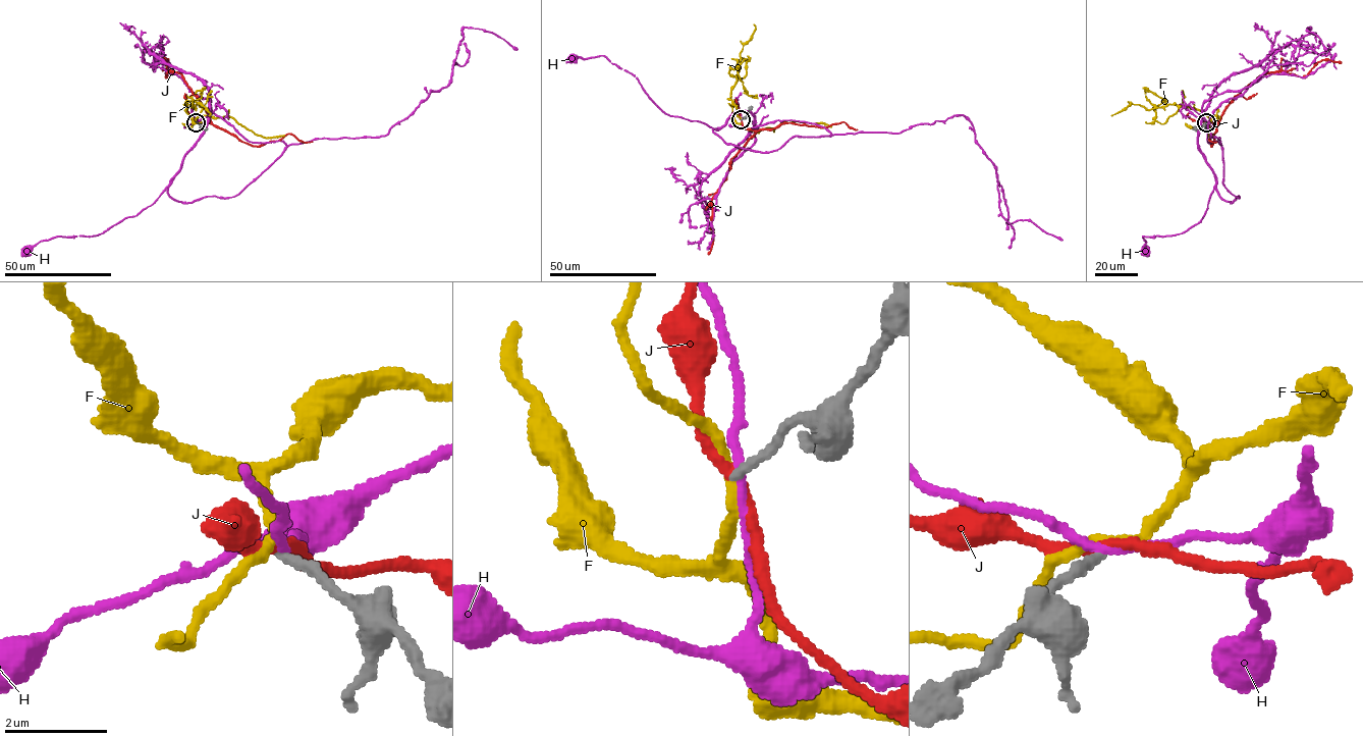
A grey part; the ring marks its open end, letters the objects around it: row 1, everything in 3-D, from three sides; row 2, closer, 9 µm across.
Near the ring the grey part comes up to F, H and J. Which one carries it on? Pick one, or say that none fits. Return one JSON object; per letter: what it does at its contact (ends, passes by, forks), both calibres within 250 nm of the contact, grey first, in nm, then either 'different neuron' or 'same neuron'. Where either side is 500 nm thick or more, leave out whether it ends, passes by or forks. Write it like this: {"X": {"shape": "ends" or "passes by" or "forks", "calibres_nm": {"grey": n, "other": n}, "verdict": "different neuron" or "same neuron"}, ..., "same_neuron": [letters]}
{"F": {"shape": "passes by", "calibres_nm": {"grey": 160, "other": 200}, "verdict": "same neuron"}, "H": {"shape": "passes by", "calibres_nm": {"grey": 190, "other": 150}, "verdict": "different neuron"}, "J": {"shape": "passes by", "calibres_nm": {"grey": 170, "other": 200}, "verdict": "different neuron"}, "same_neuron": ["F"]}

